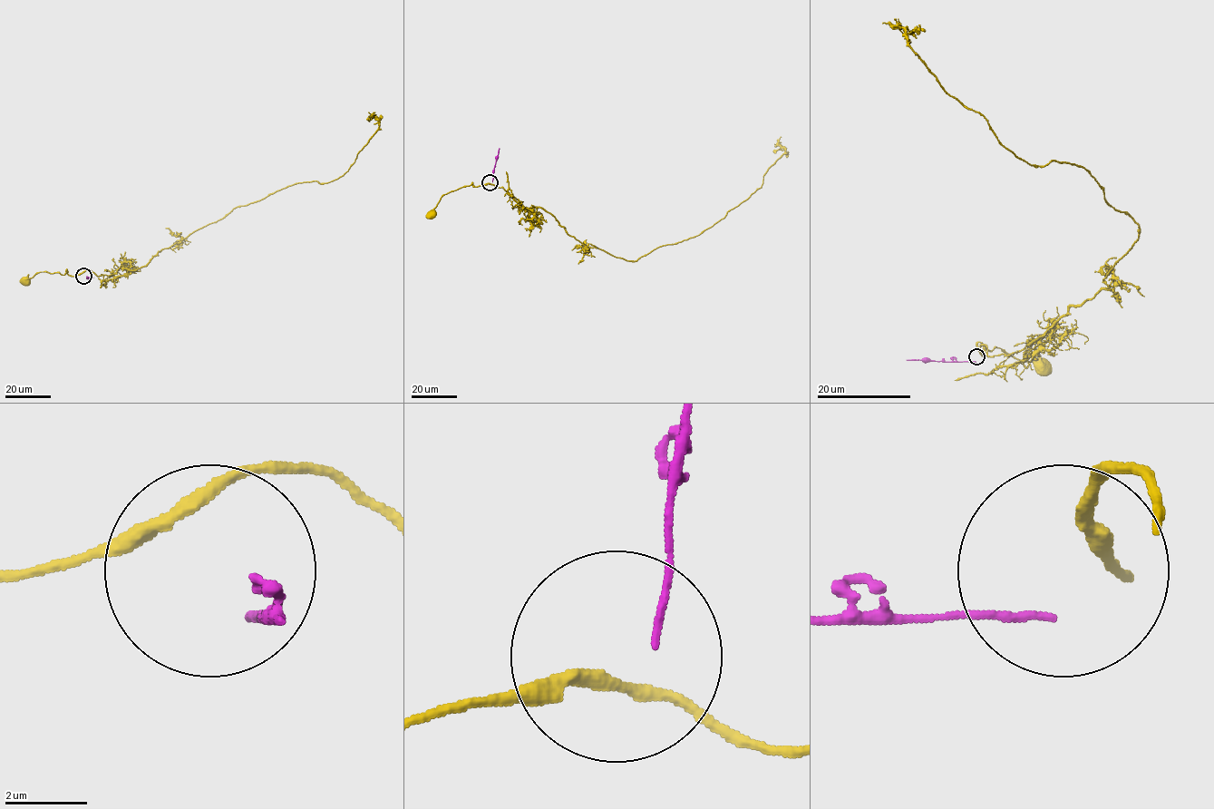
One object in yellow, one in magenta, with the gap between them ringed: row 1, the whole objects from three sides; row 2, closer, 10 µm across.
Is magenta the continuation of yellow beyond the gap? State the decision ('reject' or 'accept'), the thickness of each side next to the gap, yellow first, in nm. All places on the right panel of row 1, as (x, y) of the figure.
reject; calibres 360 and 190 nm

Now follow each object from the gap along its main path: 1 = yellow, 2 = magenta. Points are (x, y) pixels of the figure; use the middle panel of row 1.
1: (489, 183), (475, 187), (472, 182), (444, 194), (431, 213)
2: (492, 181), (500, 148)

